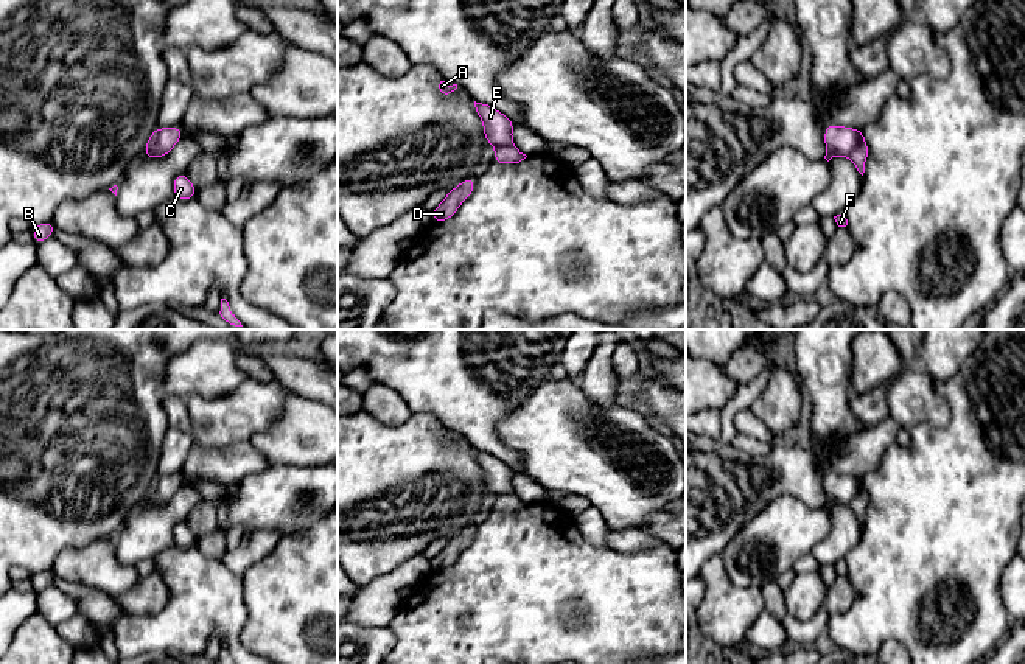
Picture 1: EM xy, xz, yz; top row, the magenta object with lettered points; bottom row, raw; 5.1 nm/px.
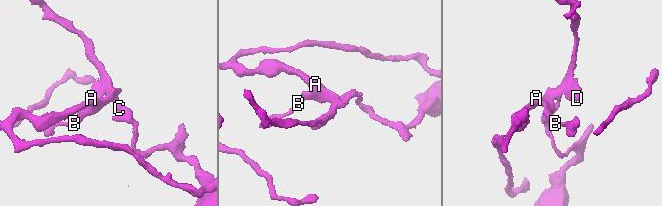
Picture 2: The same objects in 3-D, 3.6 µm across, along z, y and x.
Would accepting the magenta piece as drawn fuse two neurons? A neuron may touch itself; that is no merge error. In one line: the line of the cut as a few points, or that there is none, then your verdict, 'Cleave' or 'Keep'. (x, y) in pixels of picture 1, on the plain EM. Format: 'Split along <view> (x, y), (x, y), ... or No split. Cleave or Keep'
Split along xy (160, 476), (156, 495), (145, 499). Cleave

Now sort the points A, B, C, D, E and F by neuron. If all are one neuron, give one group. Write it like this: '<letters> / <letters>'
A B E / C D F

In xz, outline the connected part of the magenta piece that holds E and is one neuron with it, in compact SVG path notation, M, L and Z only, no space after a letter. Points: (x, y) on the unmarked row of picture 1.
M474 449L474 456L482 468L484 485L487 488L487 493L493 493L493 495L513 493L512 488L512 479L515 476L513 468L510 468L502 460L499 460L498 457L488 453Z

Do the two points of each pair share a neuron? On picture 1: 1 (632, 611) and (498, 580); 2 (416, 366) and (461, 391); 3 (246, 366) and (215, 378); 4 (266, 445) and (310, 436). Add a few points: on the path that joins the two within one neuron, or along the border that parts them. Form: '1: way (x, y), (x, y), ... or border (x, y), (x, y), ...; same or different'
1: way (599, 608), (537, 594), (531, 590); same
2: way (426, 366), (436, 366), (450, 380); same
3: border (238, 350), (237, 366), (249, 378); different
4: way (277, 443), (299, 437); same

